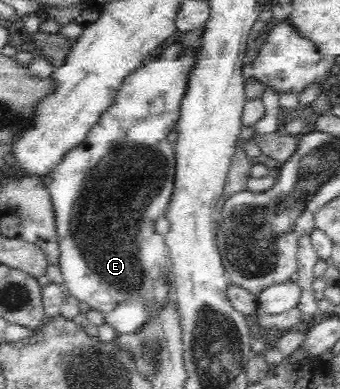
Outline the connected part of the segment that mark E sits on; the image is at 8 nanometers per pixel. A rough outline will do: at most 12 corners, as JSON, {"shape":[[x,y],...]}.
{"shape":[[198,48],[137,67],[48,177],[66,290],[170,306],[155,230]]}

